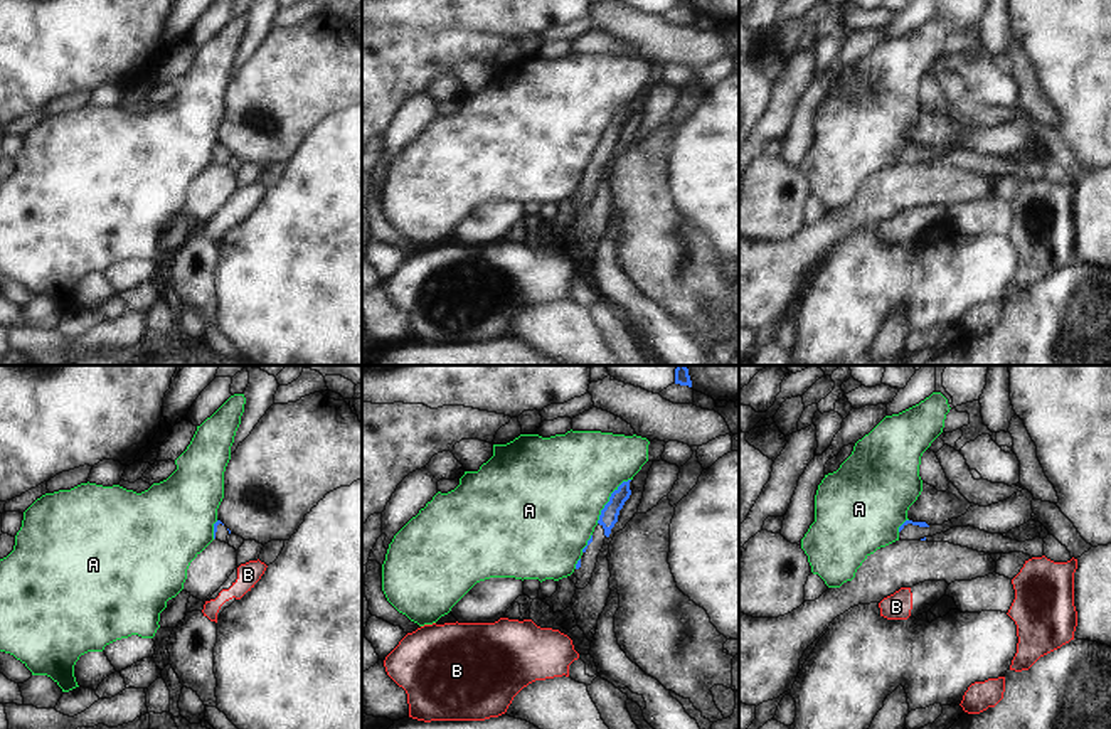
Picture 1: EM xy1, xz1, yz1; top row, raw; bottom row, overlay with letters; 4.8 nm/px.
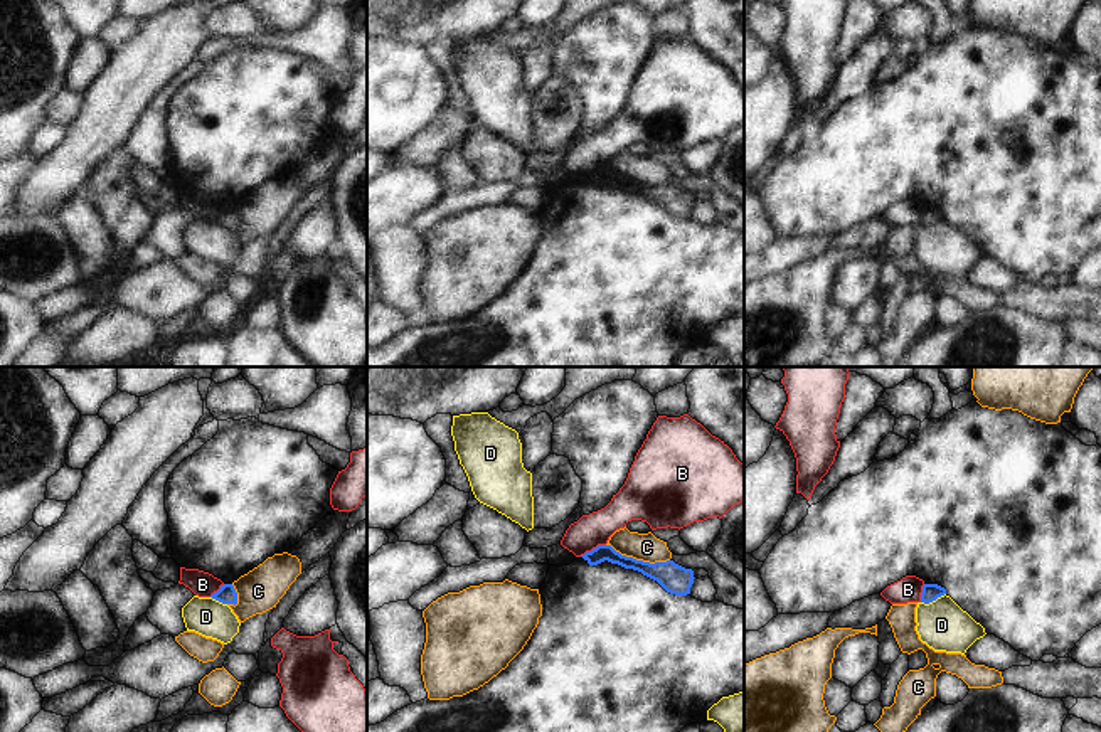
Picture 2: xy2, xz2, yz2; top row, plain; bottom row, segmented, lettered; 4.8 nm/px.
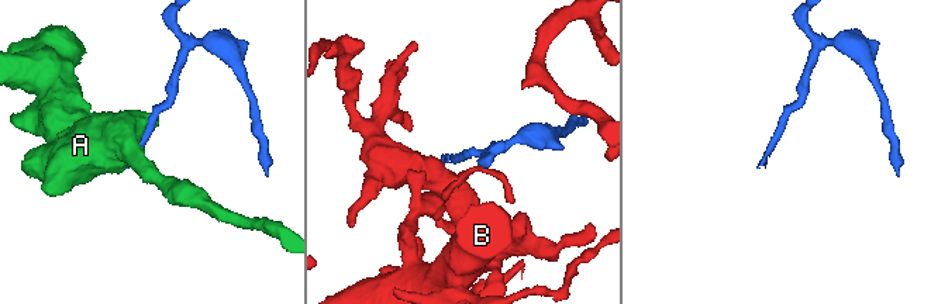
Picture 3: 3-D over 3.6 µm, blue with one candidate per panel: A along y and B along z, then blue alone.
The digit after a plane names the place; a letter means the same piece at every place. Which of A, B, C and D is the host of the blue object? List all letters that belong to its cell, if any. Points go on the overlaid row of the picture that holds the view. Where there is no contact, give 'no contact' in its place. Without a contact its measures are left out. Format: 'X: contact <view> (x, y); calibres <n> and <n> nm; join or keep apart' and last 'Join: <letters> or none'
A: contact xz1 (610, 499); calibres 90 and 460 nm; keep apart
B: contact xz2 (593, 549); calibres 80 and 160 nm; keep apart
C: contact xz2 (638, 561); calibres 140 and 140 nm; keep apart
D: contact yz2 (933, 599); calibres 80 and 240 nm; keep apart
Join: none

